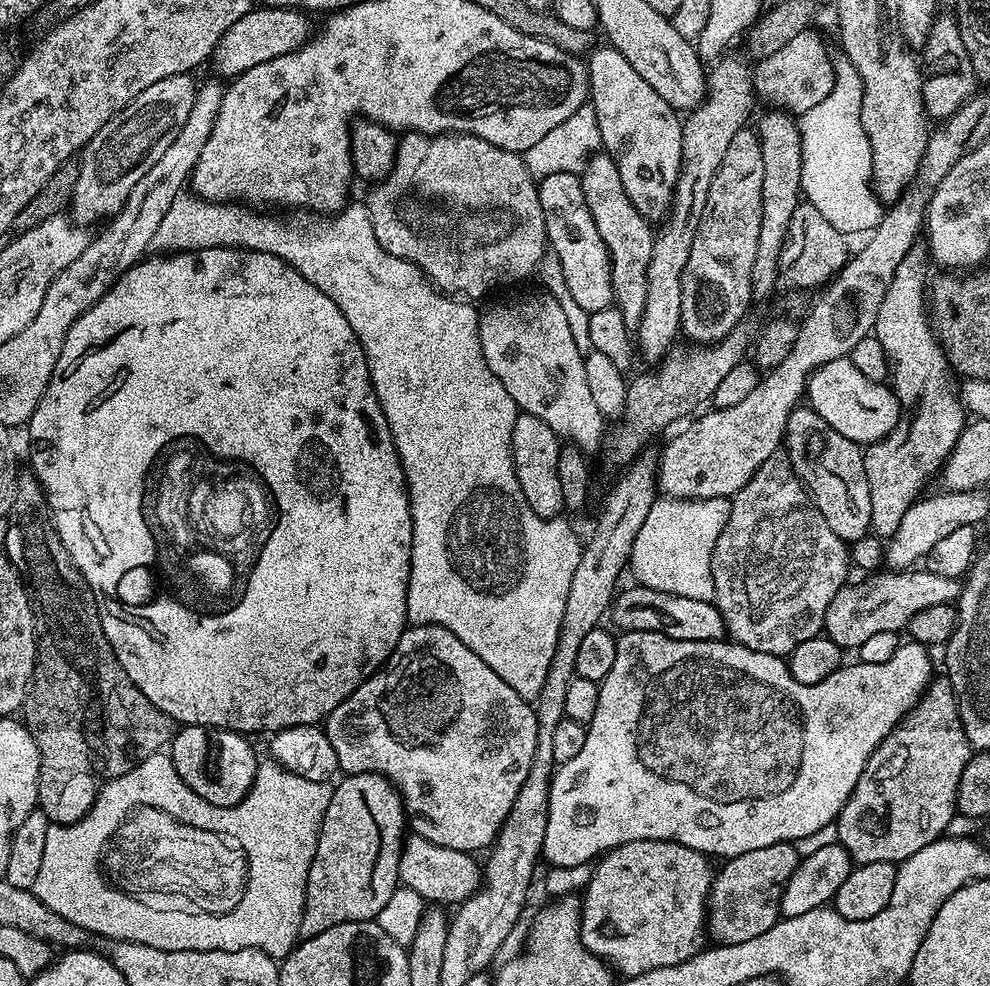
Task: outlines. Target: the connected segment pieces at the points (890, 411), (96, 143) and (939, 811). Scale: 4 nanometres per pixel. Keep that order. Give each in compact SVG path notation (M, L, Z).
M846 356L826 362L826 366L817 368L808 377L806 400L819 416L826 418L826 422L838 430L838 434L842 434L842 438L850 438L861 446L874 444L889 436L902 415L891 387L887 383L866 378L866 374L862 374L862 370L858 370L858 366L854 366L854 362Z
M181 74L162 78L162 82L154 82L154 86L146 86L146 90L138 94L138 98L125 104L117 116L110 118L110 122L106 122L106 126L102 126L102 130L94 134L94 138L84 147L78 160L76 185L70 205L70 216L75 223L92 226L95 220L107 221L122 210L130 190L134 190L134 186L138 186L138 181L152 169L154 162L158 162L158 158L166 154L170 142L178 138L178 130L186 126L186 118L190 118L190 106L194 106L198 87L197 81L192 81L192 78L191 75Z
M947 678L933 679L919 702L866 762L846 806L842 806L834 821L838 843L849 852L856 864L890 862L899 865L901 860L918 854L922 846L930 846L930 842L941 839L947 833L944 831L951 826L952 819L957 818L959 779L973 755L973 746L966 738L966 730L960 721L952 683Z

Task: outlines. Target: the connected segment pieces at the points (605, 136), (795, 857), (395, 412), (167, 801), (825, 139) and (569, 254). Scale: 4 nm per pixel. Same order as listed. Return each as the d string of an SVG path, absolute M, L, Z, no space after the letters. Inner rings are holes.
M593 47L587 53L586 67L590 110L596 116L603 151L618 166L618 178L622 178L622 190L626 190L626 198L634 202L634 210L638 210L645 220L663 221L672 207L672 194L676 191L676 179L680 173L684 129L681 113L673 109L614 47Z
M781 842L774 846L762 846L762 850L746 850L742 854L725 859L712 877L712 889L708 891L706 928L712 932L713 941L722 944L750 942L758 934L766 934L770 926L781 919L780 899L787 880L794 874L801 861L795 843Z
M185 190L174 198L170 210L166 210L158 231L154 238L150 238L150 249L156 254L175 254L178 252L197 252L203 248L243 248L249 252L265 252L274 254L277 261L285 260L310 286L318 286L338 310L342 310L342 318L350 322L350 330L358 338L362 350L366 354L368 373L372 379L372 389L376 391L378 402L382 406L382 414L386 414L386 422L390 426L392 446L395 448L398 458L402 462L404 480L408 484L408 505L412 515L412 565L410 566L410 578L408 579L408 593L406 594L406 610L408 611L407 623L415 626L418 624L437 624L450 634L454 634L502 682L506 682L522 699L532 702L540 695L542 682L546 682L546 674L550 670L550 662L554 658L554 650L558 646L560 627L562 626L562 614L566 614L566 596L570 594L570 582L574 579L574 570L578 570L582 540L576 537L576 532L564 521L564 518L545 518L534 512L530 502L526 502L526 494L522 494L522 486L518 482L516 467L512 461L512 435L514 434L514 422L518 415L518 409L514 398L506 394L506 386L498 382L494 370L486 366L486 358L482 354L480 345L480 318L471 303L460 298L449 298L445 293L437 290L432 281L424 275L420 268L415 268L410 262L402 258L392 256L374 238L374 226L372 216L368 213L367 203L349 202L335 213L331 218L323 218L318 214L284 214L288 216L259 216L257 209L245 206L240 202L209 202L201 200L195 192Z
M161 750L150 754L150 758L146 758L142 762L138 762L135 766L130 769L126 774L122 774L118 778L113 780L107 780L103 786L100 787L99 792L96 794L96 800L90 806L88 813L83 816L78 822L73 824L56 824L56 832L52 832L52 836L72 836L72 919L70 922L74 922L74 926L82 926L90 934L96 932L100 935L100 938L107 938L109 940L125 940L126 942L142 942L142 946L154 946L158 950L246 950L247 948L257 948L262 950L271 956L273 960L280 962L283 961L284 957L296 946L298 942L298 935L300 933L300 922L302 920L302 914L304 913L304 899L306 898L306 886L308 885L308 871L312 865L312 859L314 858L314 850L316 849L316 843L318 842L318 834L320 833L320 820L326 814L326 806L330 802L332 797L333 785L328 782L310 782L310 778L298 778L296 774L290 770L286 770L280 764L276 763L275 760L268 758L265 759L264 764L261 763L256 769L256 777L254 778L250 790L245 794L243 800L239 804L235 804L233 808L219 808L214 806L210 802L206 802L202 798L198 798L198 794L194 794L194 790L190 790L190 786L186 786L186 782L182 782L182 778L178 778L178 770L174 770L174 762L172 761L171 755L167 751ZM131 803L145 803L145 804L157 804L161 808L166 808L169 814L174 819L179 820L183 824L189 824L192 827L198 827L200 830L226 830L232 832L234 828L230 828L230 820L232 818L244 818L244 838L243 842L246 842L248 846L248 836L256 836L254 840L260 838L262 846L268 848L268 862L272 862L272 872L274 872L274 878L268 878L268 884L260 884L260 880L256 880L256 884L252 884L254 892L256 894L248 894L246 900L240 904L240 911L231 912L231 915L218 916L207 916L199 915L194 918L189 916L172 916L170 914L161 914L160 912L151 912L149 908L140 908L140 904L132 904L128 900L124 900L124 896L116 896L116 892L108 892L108 888L104 888L104 884L100 884L100 876L96 876L96 852L100 852L100 844L104 844L104 838L108 835L108 831L115 827L119 817L123 815L124 811L131 807Z
M843 54L832 56L832 72L836 76L834 86L814 110L806 110L799 117L800 137L802 138L802 178L800 190L803 199L814 205L822 218L832 221L837 230L845 234L851 232L871 233L880 225L886 208L876 189L872 187L872 151L866 130L862 126L860 111L862 110L862 78L858 70Z
M555 172L539 181L538 187L550 252L562 268L571 297L588 313L613 307L616 294L612 285L612 263L602 234L598 234L598 226L594 226L594 218L586 206L579 175Z

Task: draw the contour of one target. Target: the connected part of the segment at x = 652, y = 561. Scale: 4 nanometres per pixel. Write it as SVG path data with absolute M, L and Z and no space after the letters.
M726 496L705 500L657 499L650 514L646 514L646 522L642 522L642 530L638 530L638 538L634 538L630 572L636 575L635 583L650 590L678 594L682 598L715 601L712 555L714 546L718 542L718 534L722 534L722 526L726 526L726 518L730 518L731 505L731 499Z

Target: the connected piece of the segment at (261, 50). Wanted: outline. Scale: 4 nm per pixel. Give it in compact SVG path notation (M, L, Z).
M253 7L246 13L218 42L210 57L210 64L216 67L215 75L220 78L235 78L262 62L270 62L282 54L288 54L300 48L310 38L308 32L309 17L299 8L266 8Z

